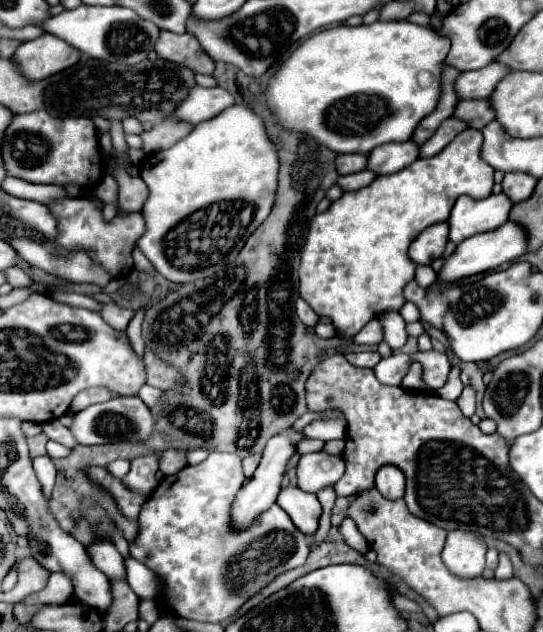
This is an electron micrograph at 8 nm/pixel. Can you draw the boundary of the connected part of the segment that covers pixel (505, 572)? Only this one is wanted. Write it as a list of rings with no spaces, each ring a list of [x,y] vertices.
[[[500,552],[500,564],[494,572],[496,578],[510,578],[512,576],[512,564],[510,564],[510,558],[506,552]]]

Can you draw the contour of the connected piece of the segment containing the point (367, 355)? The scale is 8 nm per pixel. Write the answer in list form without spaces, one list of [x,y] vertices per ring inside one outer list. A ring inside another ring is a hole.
[[[358,352],[358,354],[346,354],[348,362],[352,362],[354,366],[362,366],[362,368],[374,368],[380,362],[380,354],[378,352]]]

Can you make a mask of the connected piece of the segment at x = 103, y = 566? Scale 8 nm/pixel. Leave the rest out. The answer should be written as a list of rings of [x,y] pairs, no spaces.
[[[106,540],[92,544],[92,546],[88,548],[88,556],[90,556],[92,564],[94,564],[98,570],[102,570],[108,578],[122,578],[122,576],[126,574],[122,556],[120,556],[118,550],[116,550],[110,542],[106,542]]]

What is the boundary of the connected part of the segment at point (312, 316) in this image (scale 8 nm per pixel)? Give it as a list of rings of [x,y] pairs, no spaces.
[[[302,298],[296,300],[296,314],[298,314],[298,318],[300,318],[306,326],[316,326],[316,324],[318,324],[316,312],[314,312]]]

